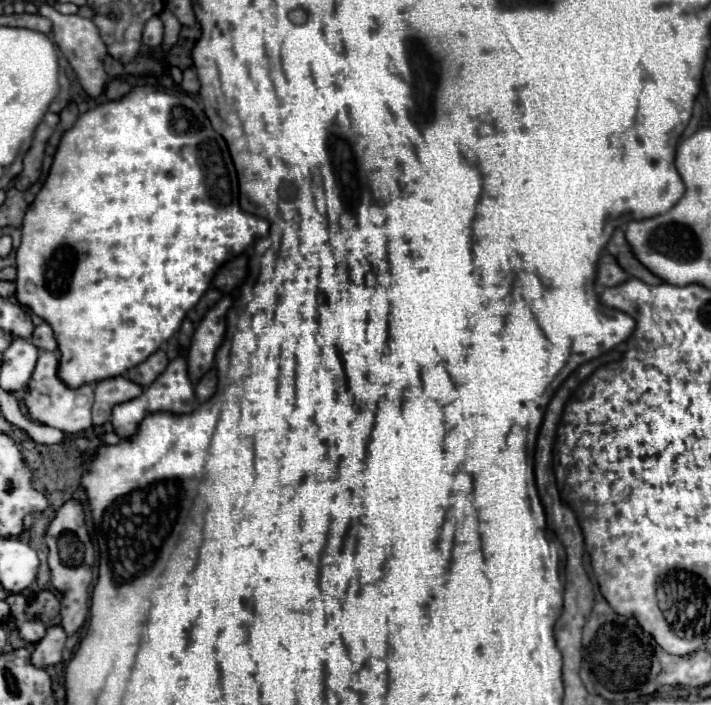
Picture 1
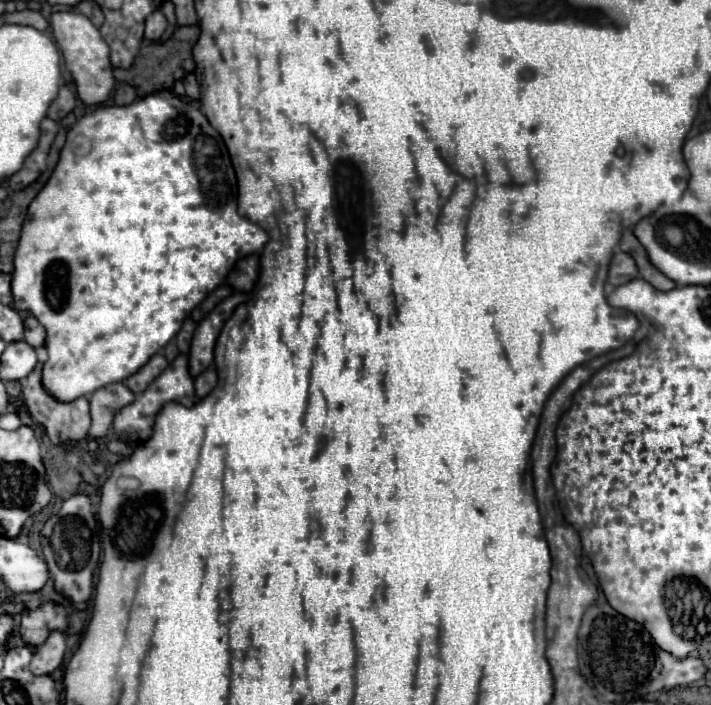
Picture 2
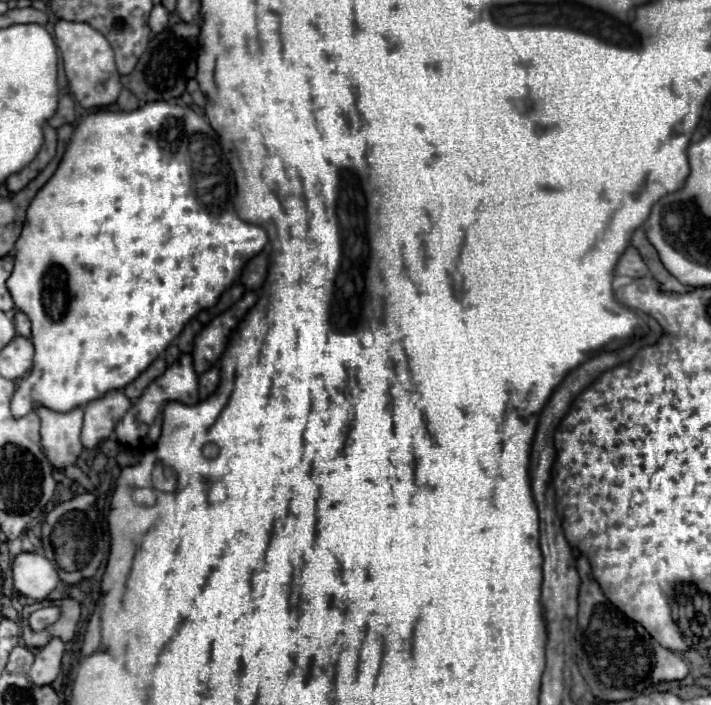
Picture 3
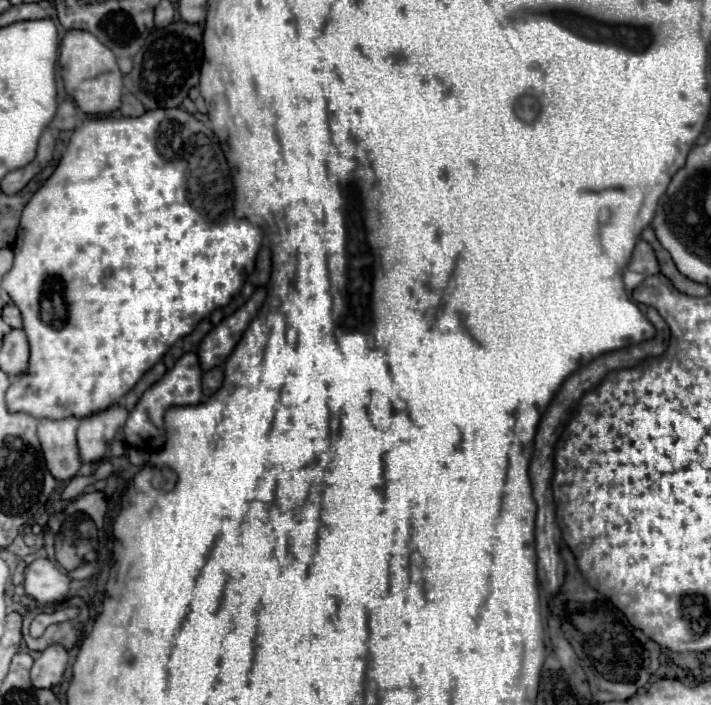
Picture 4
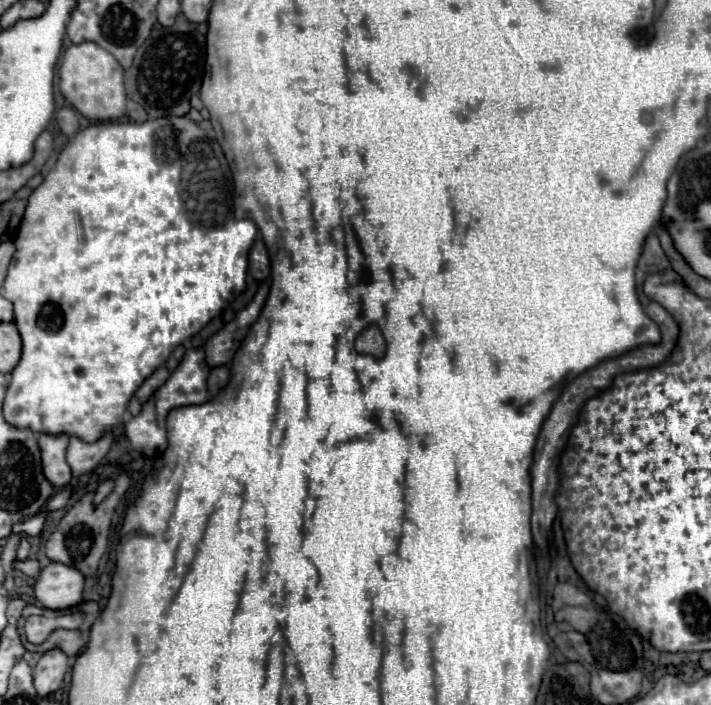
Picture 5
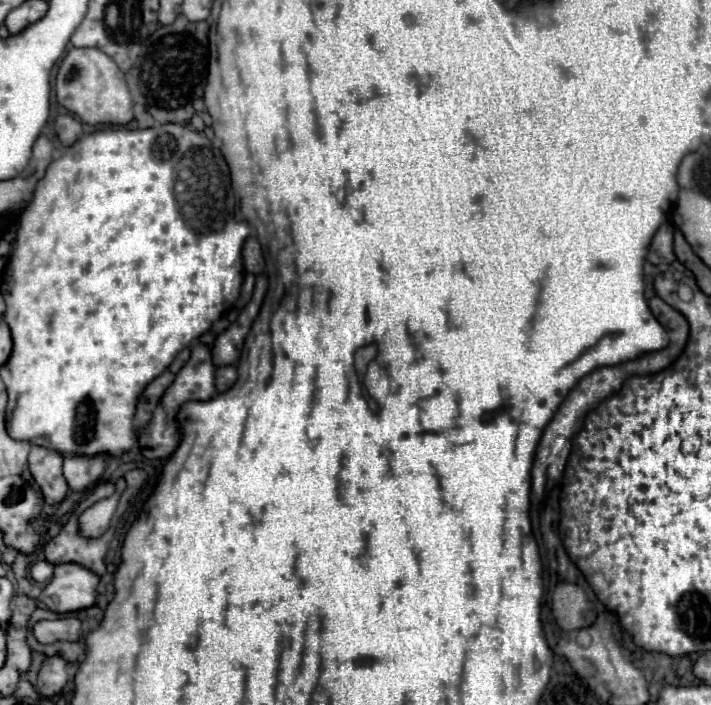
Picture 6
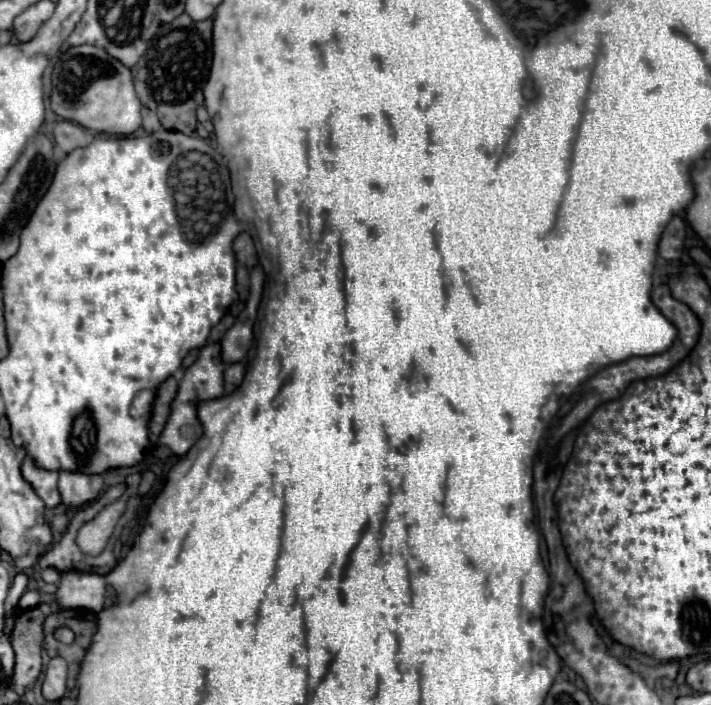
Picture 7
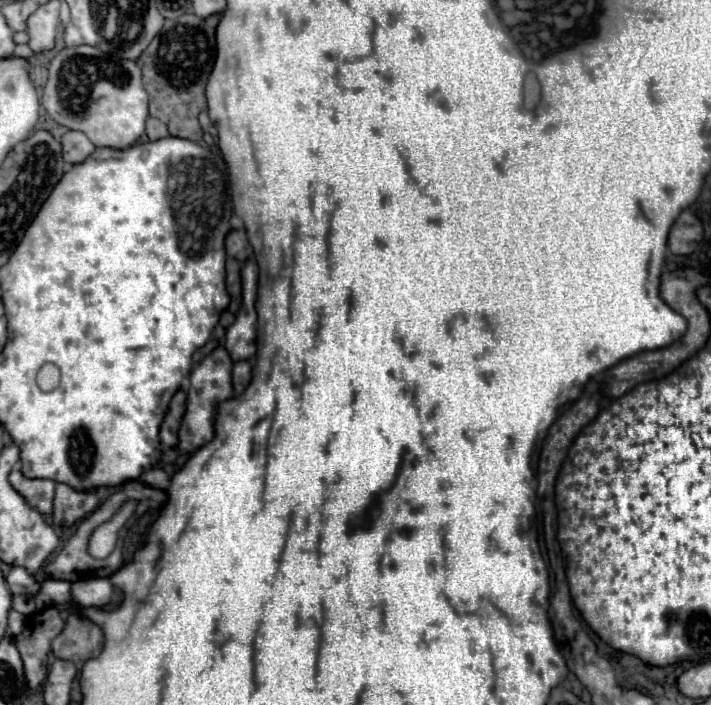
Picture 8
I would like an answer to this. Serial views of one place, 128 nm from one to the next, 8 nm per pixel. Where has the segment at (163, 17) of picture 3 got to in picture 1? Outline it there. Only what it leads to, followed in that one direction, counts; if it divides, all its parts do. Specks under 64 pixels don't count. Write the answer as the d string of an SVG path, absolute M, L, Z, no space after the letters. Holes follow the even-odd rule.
M152 16L144 26L144 36L142 36L144 46L148 46L148 48L160 46L162 44L162 36L164 36L164 26L162 26L158 16Z

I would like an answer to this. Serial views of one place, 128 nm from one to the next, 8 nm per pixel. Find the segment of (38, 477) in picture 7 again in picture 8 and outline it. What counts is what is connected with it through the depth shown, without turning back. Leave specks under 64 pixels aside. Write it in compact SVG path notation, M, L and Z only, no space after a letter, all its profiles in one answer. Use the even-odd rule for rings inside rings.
M20 462L12 466L12 472L8 476L12 488L28 500L32 508L36 508L40 514L52 514L52 500L54 500L54 482L52 480L28 480L20 472Z

